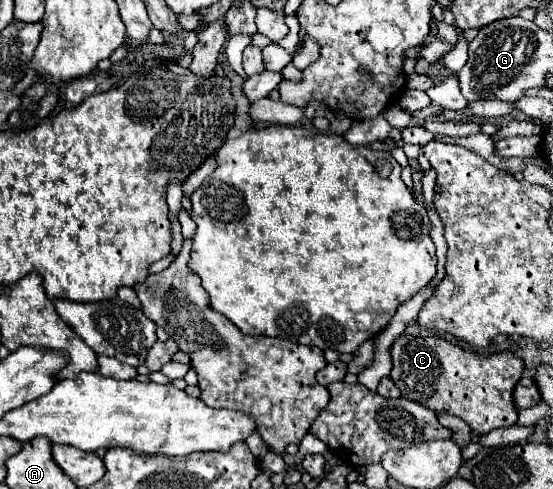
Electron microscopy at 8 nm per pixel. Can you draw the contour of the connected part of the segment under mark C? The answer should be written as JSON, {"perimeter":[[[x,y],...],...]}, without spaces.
{"perimeter":[[[399,336],[391,344],[391,380],[401,390],[401,398],[415,400],[435,412],[451,412],[463,418],[475,436],[517,422],[513,388],[523,376],[523,360],[513,352],[477,354],[439,336]]]}

